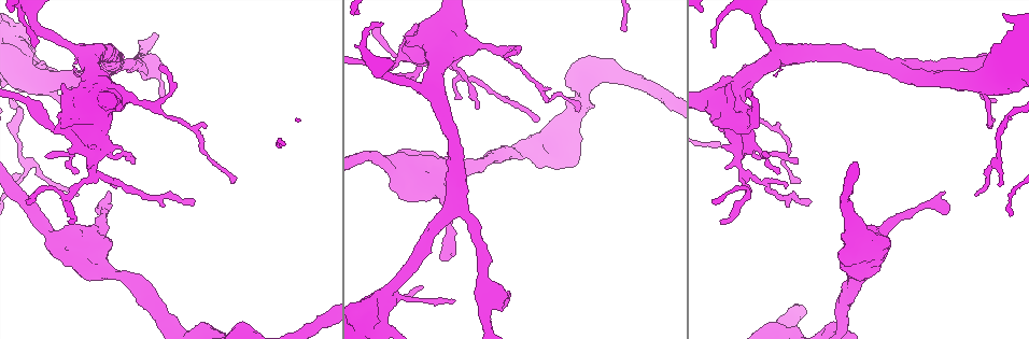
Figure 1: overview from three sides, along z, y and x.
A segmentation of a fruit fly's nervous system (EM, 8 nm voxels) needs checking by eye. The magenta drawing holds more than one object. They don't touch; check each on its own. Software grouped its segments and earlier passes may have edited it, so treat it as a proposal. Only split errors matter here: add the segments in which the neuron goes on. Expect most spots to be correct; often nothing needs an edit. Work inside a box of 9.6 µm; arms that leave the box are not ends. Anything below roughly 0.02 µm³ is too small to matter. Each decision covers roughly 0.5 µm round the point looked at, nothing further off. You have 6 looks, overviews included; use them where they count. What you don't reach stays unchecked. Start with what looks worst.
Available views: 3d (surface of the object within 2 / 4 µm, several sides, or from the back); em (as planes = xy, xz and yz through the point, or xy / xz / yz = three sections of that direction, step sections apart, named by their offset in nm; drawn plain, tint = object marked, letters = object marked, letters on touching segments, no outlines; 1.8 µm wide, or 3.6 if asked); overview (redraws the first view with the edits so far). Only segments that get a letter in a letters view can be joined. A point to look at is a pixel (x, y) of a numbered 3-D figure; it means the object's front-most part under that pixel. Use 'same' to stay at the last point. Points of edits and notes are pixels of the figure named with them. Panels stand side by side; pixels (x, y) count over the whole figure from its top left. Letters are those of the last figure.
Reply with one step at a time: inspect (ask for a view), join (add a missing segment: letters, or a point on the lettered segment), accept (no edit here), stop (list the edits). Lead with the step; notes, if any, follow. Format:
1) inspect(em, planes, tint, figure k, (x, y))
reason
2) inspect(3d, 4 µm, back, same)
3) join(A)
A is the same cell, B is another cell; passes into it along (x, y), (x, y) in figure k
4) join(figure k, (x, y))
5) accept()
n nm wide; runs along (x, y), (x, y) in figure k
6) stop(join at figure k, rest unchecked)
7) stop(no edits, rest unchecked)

inspect(3d, 4 µm, figure 1, (876, 230))
calibre changes

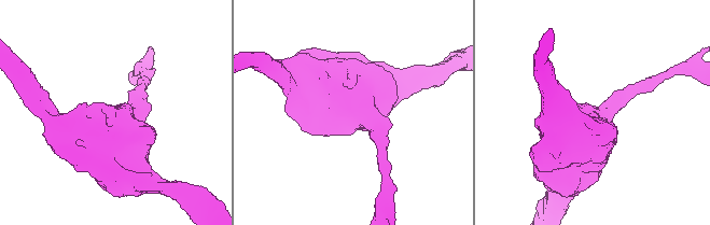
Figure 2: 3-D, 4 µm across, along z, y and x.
inspect(em, 3.6 µm, xz, step 16, tint, figure 2, (129, 116))
need the tissue

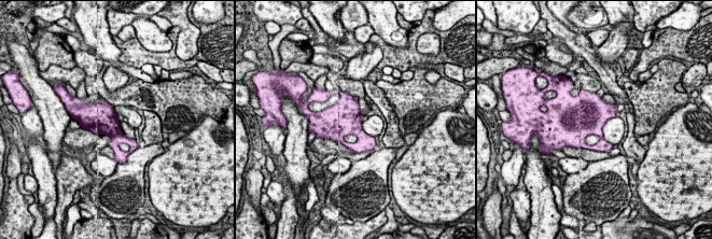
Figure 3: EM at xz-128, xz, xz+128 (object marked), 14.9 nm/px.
inspect(em, 3.6 µm, planes, letters, same)
another direction

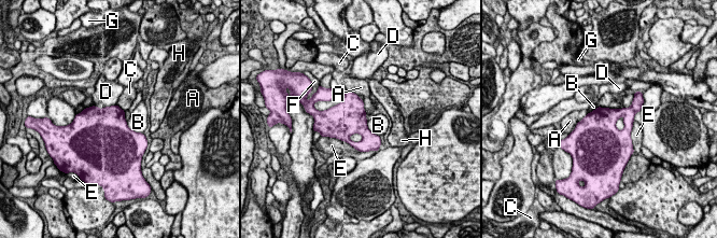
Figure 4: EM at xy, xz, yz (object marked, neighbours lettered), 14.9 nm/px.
accept()
A, B, C, D, E, F, G and H are other cells; no lettered segment goes on from it

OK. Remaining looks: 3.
inspect(em, planes, tint, figure 1, (946, 209))
end of a long branch

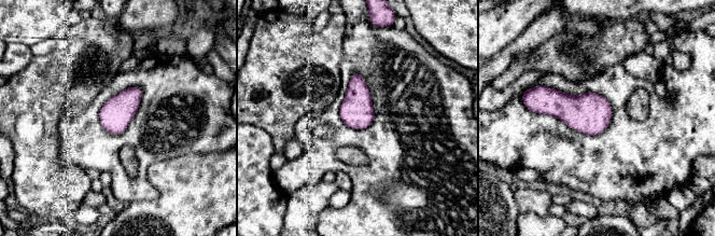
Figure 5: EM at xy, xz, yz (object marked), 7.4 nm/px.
inspect(em, planes, letters, same)
see the neighbours

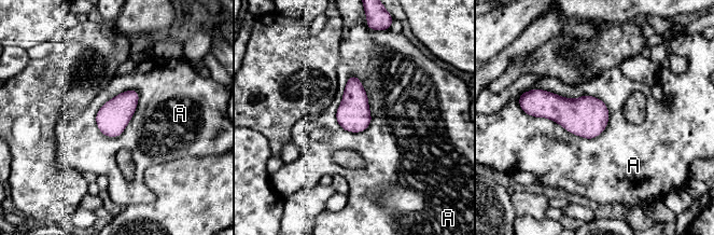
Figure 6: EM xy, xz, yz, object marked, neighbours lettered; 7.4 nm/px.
accept()
A is another cell; border along (521, 109), (586, 138), (610, 116) in figure 6; no lettered segment goes on from it

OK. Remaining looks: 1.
stop(no edits, rest unchecked)

